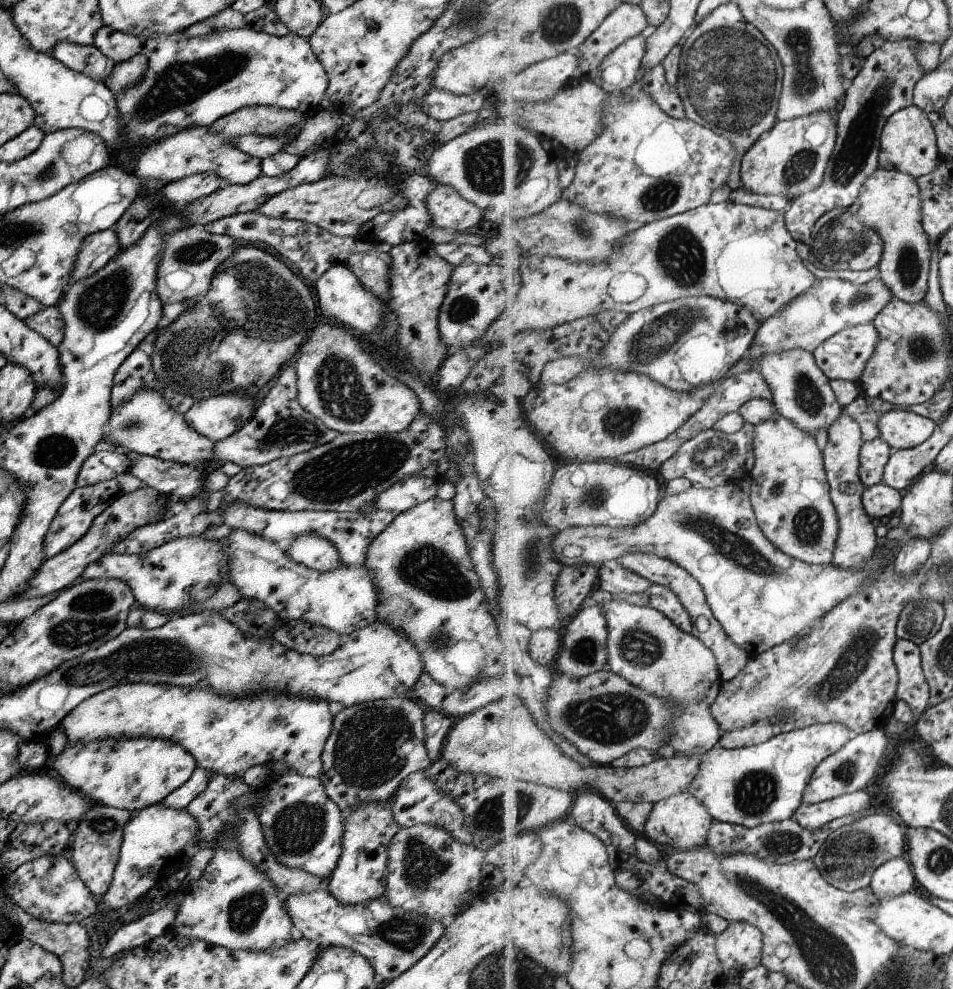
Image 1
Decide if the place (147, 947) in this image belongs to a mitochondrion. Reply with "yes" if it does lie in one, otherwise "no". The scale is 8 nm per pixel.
no

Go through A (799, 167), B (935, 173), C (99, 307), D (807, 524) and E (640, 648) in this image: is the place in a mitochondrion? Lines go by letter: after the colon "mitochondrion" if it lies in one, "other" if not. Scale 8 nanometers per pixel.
A: mitochondrion
B: other
C: mitochondrion
D: mitochondrion
E: mitochondrion

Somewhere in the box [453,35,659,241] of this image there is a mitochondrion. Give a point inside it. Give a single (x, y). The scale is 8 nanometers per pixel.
(492, 165)

